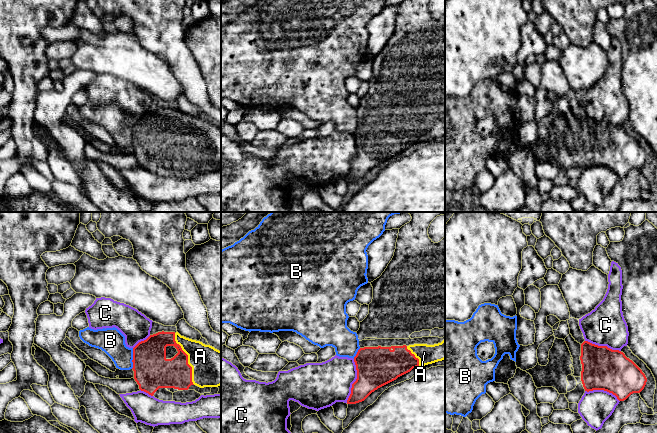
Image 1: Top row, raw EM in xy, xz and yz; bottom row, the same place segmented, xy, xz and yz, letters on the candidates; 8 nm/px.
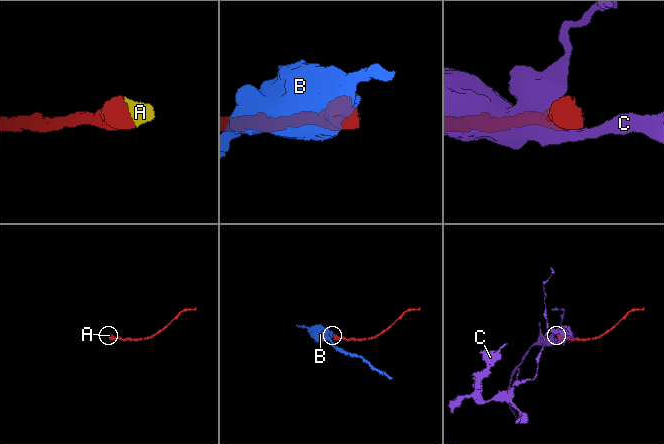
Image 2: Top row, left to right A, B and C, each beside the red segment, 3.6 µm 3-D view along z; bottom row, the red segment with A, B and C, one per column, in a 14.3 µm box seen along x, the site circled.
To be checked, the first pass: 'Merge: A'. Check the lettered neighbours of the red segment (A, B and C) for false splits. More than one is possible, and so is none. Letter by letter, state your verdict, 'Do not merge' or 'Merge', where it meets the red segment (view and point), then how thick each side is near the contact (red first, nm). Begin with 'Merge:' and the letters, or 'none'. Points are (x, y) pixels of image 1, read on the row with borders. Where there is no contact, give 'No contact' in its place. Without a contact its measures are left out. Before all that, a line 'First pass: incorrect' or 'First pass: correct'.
First pass: correct
Merge: A
A: Merge. Touches red at xy (187, 359). Thickness 260 nm (red) against 300 nm
B: Do not merge. Touches red at xy (133, 358). Thickness 300 nm (red) against 200 nm
C: Do not merge. Touches red at xz (355, 381). Thickness 320 nm (red) against 340 nm

